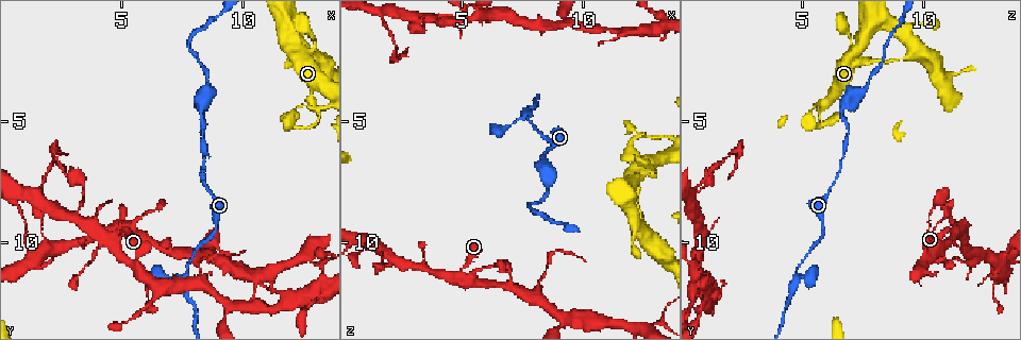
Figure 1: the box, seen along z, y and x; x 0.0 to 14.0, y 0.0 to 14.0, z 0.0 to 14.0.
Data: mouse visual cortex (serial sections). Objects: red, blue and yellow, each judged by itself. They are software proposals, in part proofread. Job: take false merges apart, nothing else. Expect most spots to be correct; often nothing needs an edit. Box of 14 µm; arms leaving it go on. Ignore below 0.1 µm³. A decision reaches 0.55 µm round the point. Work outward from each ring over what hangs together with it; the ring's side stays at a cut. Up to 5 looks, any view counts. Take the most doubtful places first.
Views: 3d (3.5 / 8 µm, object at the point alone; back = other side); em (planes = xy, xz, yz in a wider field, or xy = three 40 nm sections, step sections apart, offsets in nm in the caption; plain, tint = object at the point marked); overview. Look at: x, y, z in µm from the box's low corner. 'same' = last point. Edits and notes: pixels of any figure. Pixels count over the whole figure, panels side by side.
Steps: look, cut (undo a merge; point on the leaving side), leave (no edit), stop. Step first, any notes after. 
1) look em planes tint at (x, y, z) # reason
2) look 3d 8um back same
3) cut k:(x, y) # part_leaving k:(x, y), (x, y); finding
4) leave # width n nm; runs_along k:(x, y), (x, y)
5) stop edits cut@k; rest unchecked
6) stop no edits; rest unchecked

look 3d 3.5um at (13.2, 10.9, 13.3) # small branch off a trunk

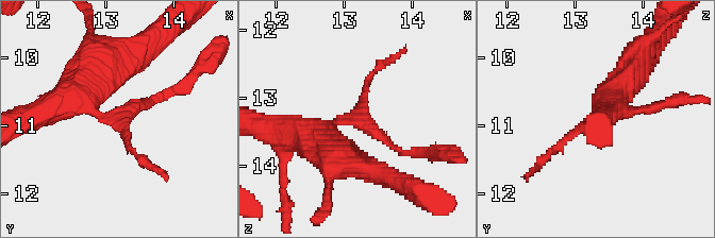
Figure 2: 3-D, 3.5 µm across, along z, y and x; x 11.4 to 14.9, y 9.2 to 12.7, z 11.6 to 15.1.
look em xy step 1 tint at (13.15, 10.95, 13.25) # arms 3; arm_widths 100, 150, 450 nm

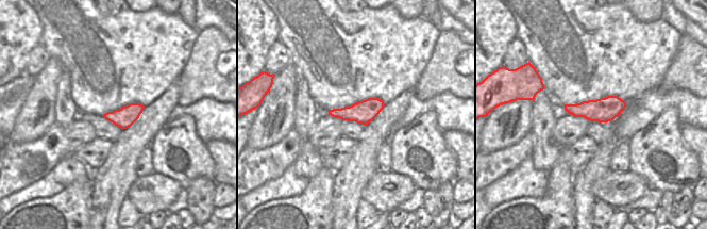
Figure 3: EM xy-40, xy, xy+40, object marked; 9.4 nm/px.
leave # width 220 nm; runs_along 2:(294, 132), (355, 116), (408, 154); continuous, no second cell

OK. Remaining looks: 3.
look 3d 3.5um at (13.1, 4.5, 5.6) # branch point

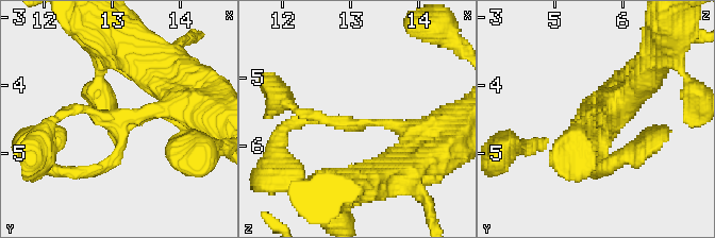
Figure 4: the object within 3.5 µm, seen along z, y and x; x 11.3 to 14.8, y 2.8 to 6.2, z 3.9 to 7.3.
look em xy step 5 plain at (13.20, 4.45, 5.65) # arms 3; arm_widths 150, 150, 400 nm

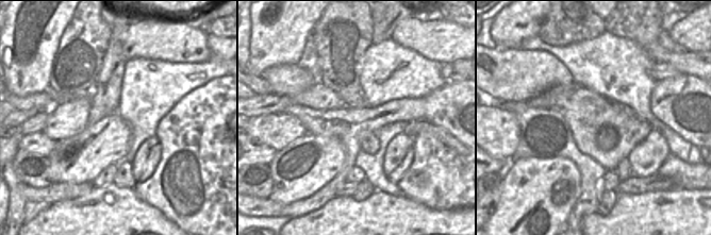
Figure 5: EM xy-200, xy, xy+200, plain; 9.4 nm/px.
look em xy step 5 tint same

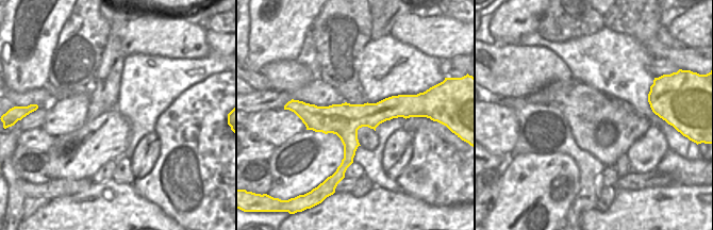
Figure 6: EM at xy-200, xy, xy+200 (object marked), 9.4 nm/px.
leave # continuous, no second cell

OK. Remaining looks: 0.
stop no edits; rest unchecked

